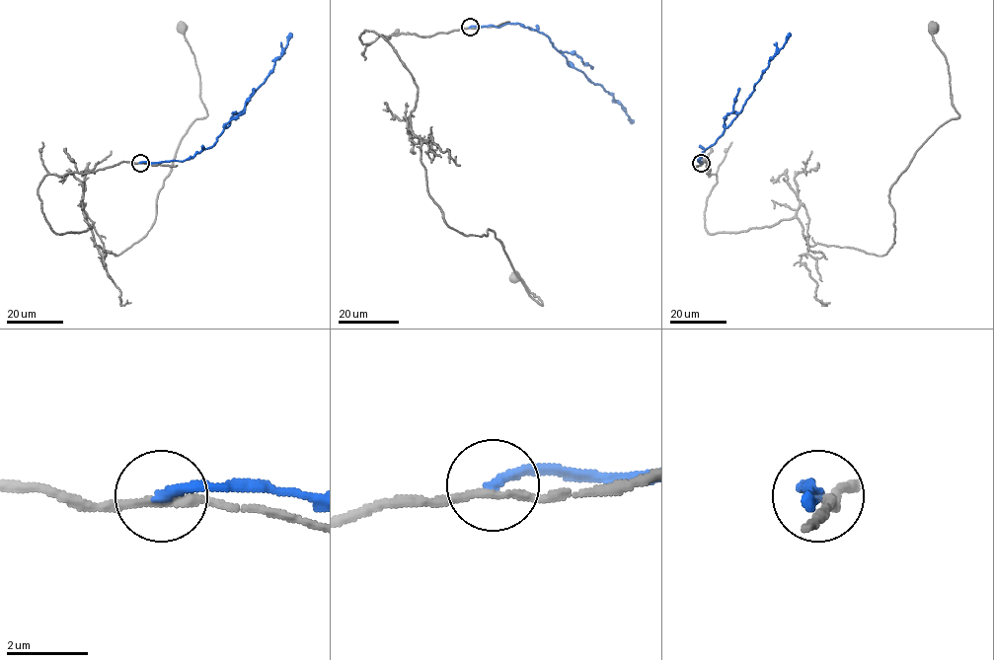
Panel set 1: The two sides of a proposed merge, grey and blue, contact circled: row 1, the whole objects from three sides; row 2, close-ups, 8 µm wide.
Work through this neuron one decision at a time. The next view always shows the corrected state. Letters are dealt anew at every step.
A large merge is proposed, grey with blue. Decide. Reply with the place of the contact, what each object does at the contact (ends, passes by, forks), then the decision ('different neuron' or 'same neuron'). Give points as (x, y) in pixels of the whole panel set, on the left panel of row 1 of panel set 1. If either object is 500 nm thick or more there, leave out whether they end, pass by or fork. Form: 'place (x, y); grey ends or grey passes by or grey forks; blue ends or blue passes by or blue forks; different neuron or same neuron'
place (140, 163); grey passes by; blue ends; different neuron

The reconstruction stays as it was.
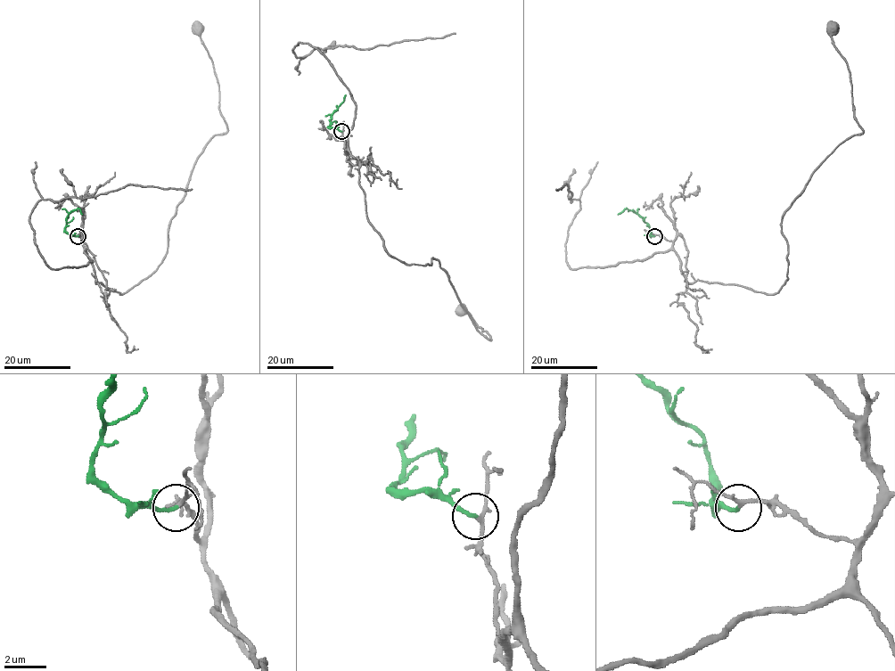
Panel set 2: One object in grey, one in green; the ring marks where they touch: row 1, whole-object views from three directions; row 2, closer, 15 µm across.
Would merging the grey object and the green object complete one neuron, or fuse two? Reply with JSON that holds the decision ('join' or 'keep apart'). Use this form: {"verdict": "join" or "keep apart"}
{"verdict": "join"}

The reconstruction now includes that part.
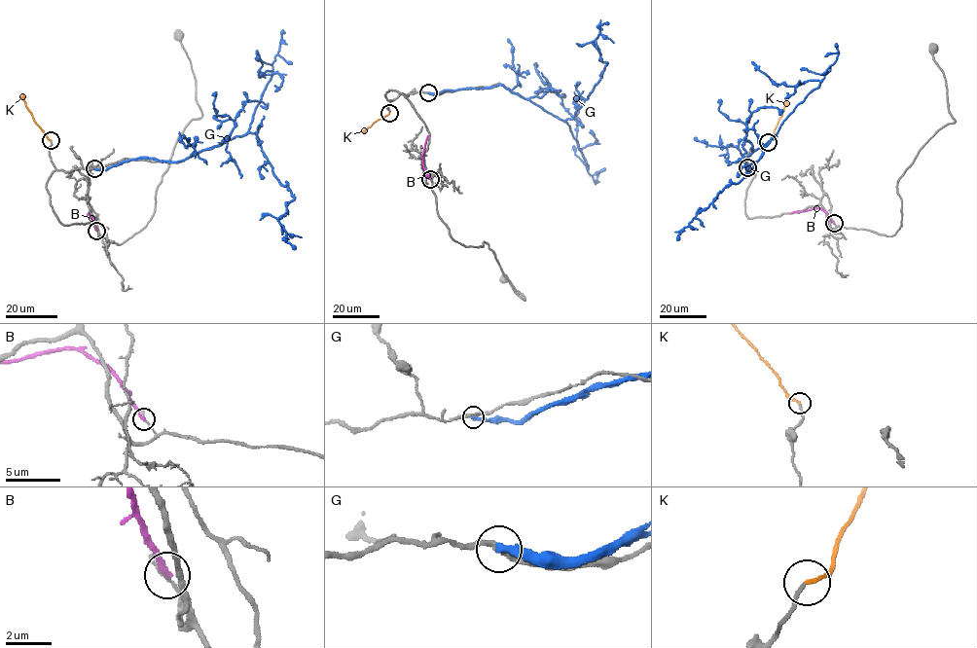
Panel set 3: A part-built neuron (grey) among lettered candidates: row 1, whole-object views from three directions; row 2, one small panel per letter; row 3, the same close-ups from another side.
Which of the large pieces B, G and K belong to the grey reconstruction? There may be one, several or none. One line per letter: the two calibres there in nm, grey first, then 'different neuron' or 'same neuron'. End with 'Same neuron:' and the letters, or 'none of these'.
B: calibres 140 and 220 nm; different neuron
G: calibres 220 and 300 nm; different neuron
K: calibres 140 and 150 nm; same neuron
Same neuron: K

